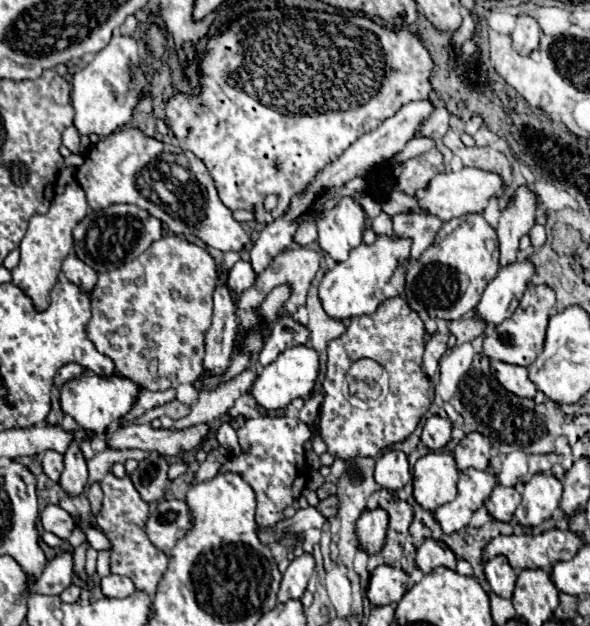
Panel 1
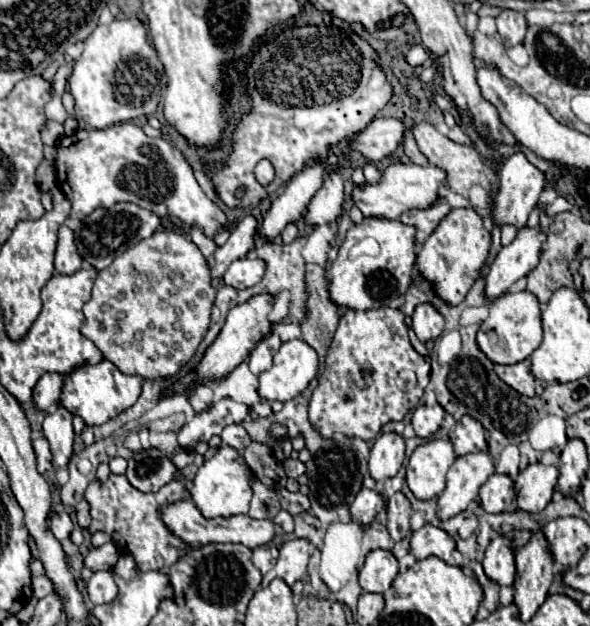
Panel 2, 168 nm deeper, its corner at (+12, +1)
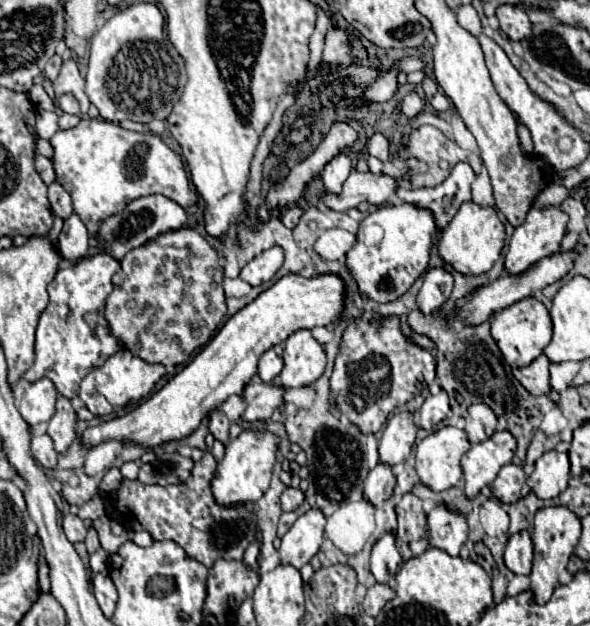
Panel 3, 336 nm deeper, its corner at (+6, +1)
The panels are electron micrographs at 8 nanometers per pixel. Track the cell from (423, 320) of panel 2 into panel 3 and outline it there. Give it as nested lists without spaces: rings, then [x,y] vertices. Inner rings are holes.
[[[430,267],[424,275],[424,283],[418,293],[420,311],[432,313],[432,311],[440,309],[440,305],[444,305],[450,297],[452,285],[454,285],[454,277],[446,269]]]

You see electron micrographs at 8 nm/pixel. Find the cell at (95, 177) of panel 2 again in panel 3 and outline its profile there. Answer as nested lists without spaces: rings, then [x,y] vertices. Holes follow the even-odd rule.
[[[82,119],[74,129],[66,129],[66,131],[60,129],[50,139],[50,145],[54,149],[54,155],[50,161],[56,171],[56,181],[70,193],[74,211],[86,223],[90,239],[95,239],[102,221],[108,219],[110,215],[116,215],[118,211],[122,211],[130,201],[134,201],[138,197],[160,193],[172,201],[178,201],[182,207],[188,207],[190,203],[196,201],[196,195],[190,191],[182,159],[158,135],[126,131],[110,121]]]

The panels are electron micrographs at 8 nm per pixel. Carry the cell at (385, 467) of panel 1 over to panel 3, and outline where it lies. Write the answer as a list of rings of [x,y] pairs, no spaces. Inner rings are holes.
[[[400,411],[388,417],[388,423],[380,437],[380,461],[388,465],[396,465],[404,461],[416,439],[414,415],[410,411]]]

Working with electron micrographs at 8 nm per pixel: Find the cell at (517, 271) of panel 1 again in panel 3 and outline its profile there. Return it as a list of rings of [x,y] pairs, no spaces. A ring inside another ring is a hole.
[[[548,205],[542,209],[532,207],[526,215],[526,221],[514,229],[514,235],[510,239],[510,249],[506,255],[506,271],[518,275],[526,271],[532,263],[556,253],[560,249],[562,237],[566,235],[566,223],[568,223],[568,215],[558,205]]]

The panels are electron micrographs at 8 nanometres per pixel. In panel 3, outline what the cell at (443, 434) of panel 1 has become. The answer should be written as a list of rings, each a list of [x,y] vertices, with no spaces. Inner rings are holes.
[[[440,391],[438,395],[430,395],[420,407],[420,427],[424,427],[426,431],[432,431],[440,421],[448,417],[448,413],[450,413],[450,407],[448,407],[446,391]]]

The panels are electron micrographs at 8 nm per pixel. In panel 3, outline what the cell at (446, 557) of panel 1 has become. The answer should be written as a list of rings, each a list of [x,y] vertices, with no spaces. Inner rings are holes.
[[[438,503],[428,513],[428,529],[430,529],[430,545],[444,549],[452,557],[458,555],[462,543],[468,537],[466,517],[458,511],[452,511],[444,503]]]

